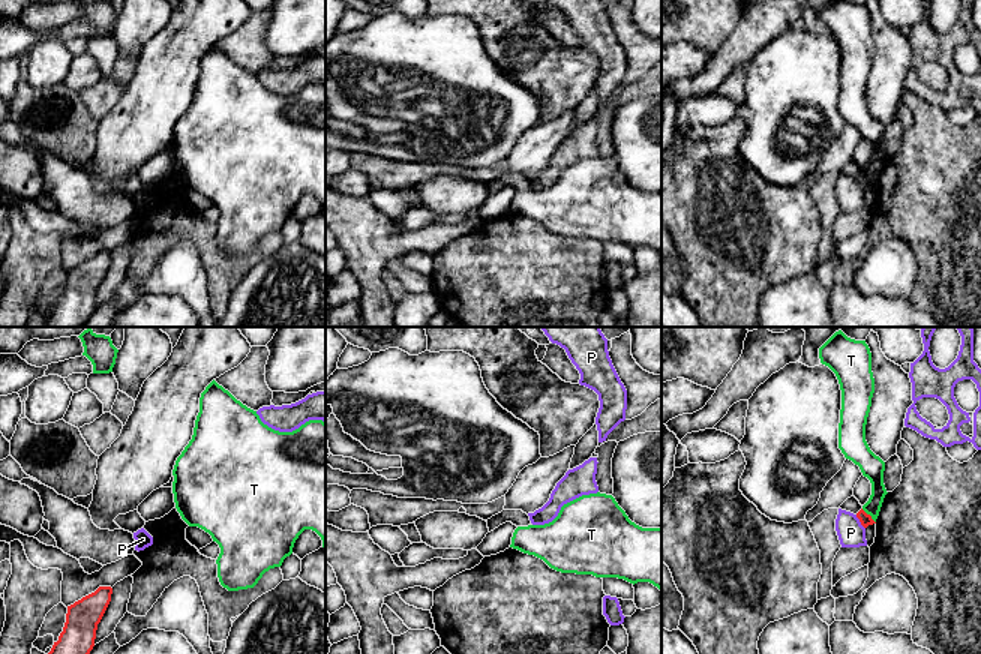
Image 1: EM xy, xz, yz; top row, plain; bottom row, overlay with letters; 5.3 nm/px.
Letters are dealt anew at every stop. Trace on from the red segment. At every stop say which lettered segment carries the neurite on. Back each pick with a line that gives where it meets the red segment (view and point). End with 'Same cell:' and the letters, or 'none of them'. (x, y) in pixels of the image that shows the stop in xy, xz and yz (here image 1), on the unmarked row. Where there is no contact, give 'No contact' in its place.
Same cell: none of them

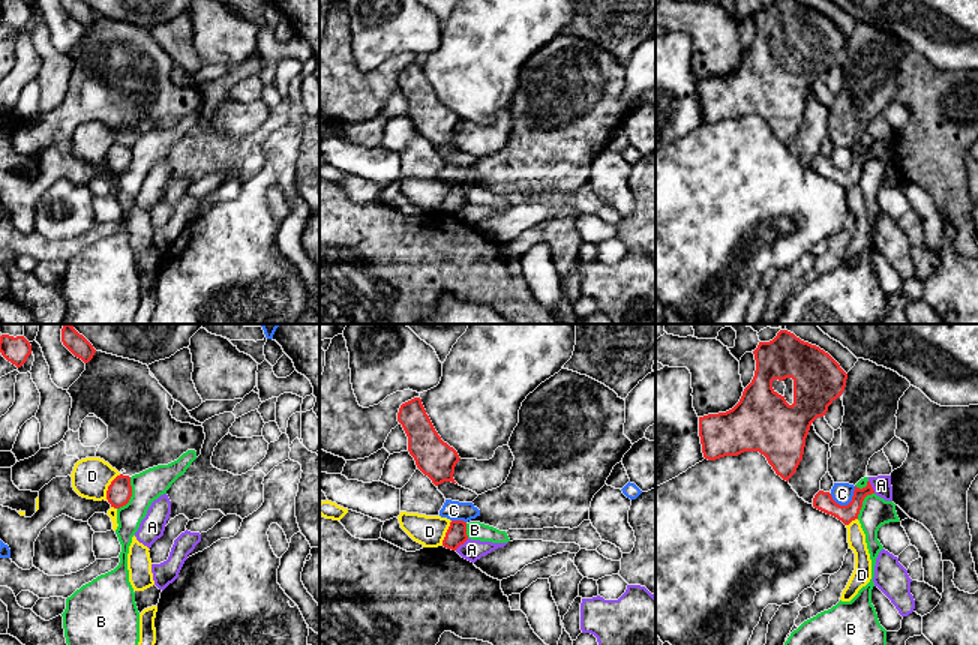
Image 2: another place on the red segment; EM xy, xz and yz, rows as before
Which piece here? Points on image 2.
Same cell: none of them

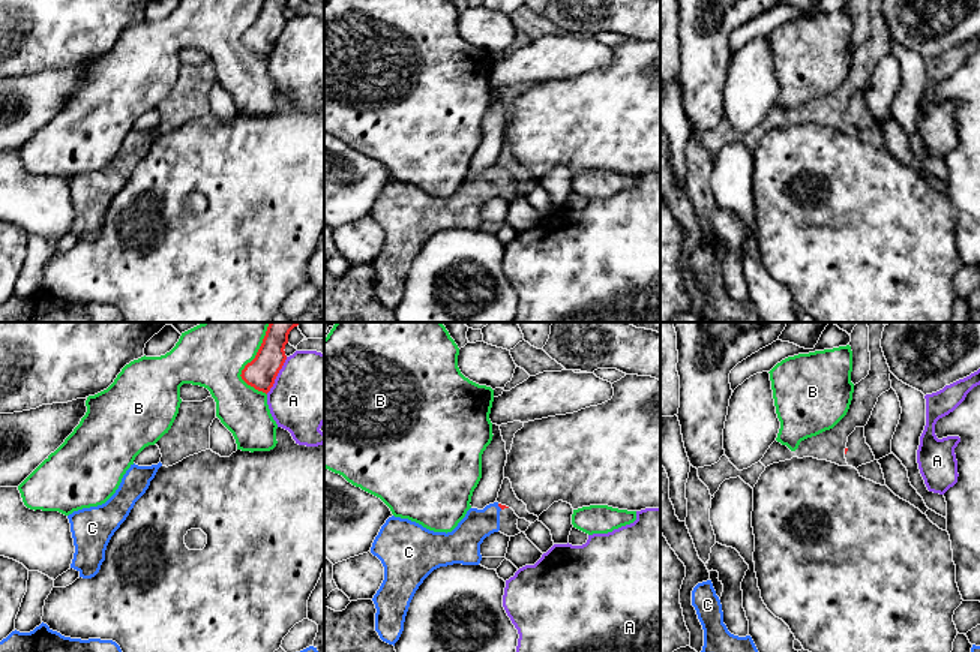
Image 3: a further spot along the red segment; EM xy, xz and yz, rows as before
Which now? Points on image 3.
C: Touches red at xz (500, 171)
Same cell: C

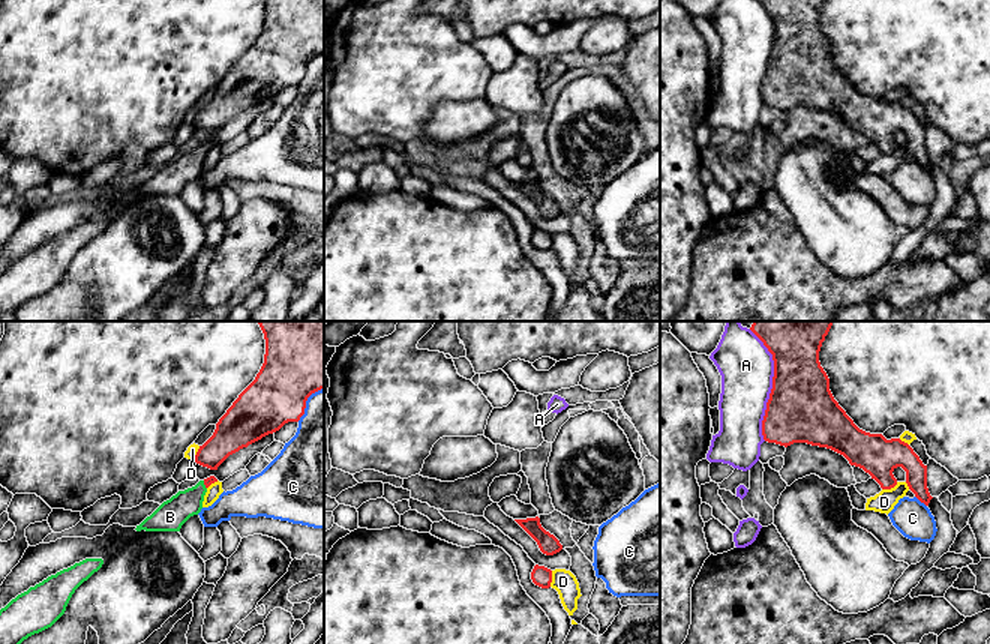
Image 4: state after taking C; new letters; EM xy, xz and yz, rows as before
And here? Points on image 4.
B: Touches red at xy (204, 147)
Same cell: B

